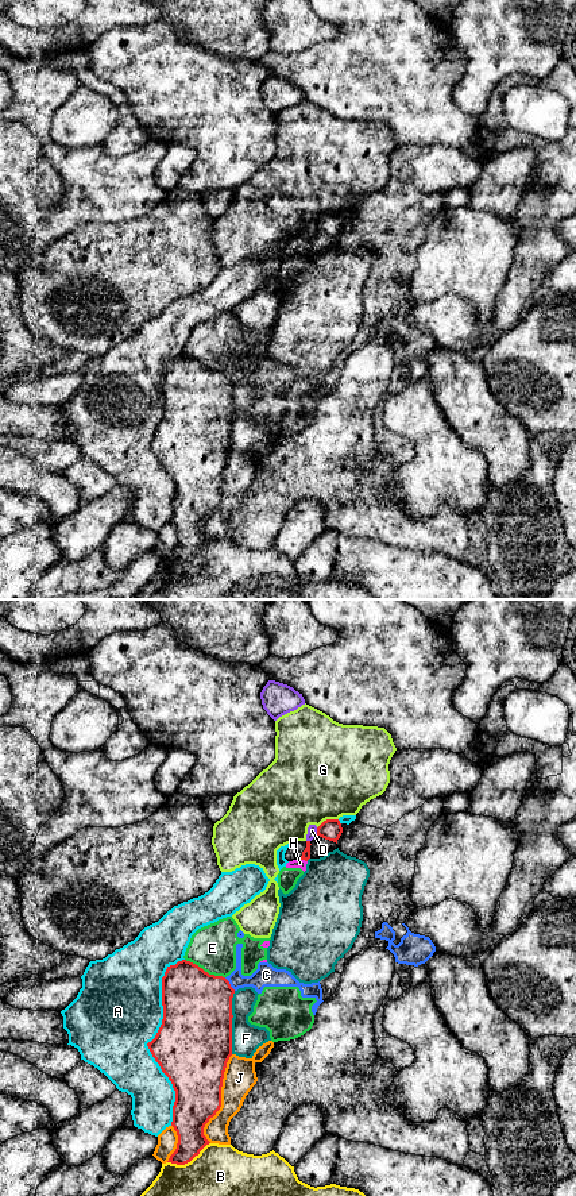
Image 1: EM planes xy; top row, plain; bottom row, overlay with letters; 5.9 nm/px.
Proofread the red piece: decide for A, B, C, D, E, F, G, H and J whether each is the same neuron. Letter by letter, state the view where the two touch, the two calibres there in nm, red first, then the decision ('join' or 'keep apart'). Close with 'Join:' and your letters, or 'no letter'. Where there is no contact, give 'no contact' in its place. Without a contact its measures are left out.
A: contact in xy; calibres 460 and 480 nm; keep apart
B: contact in xy; calibres 200 and 300 nm; keep apart
C: contact in xy; calibres 420 and 140 nm; keep apart
D: contact in xy; calibres 130 and 60 nm; keep apart
E: contact in xy; calibres 420 and 280 nm; keep apart
F: contact in xy; calibres 440 and 180 nm; keep apart
G: contact in xy; calibres 130 and 500 nm; keep apart
H: contact in xy; calibres 50 and 50 nm; keep apart
J: contact in xy; calibres 340 and 190 nm; keep apart
Join: no letter

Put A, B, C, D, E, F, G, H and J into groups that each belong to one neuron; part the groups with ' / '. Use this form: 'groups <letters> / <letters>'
groups A / B / C E H / D / F / G / J

